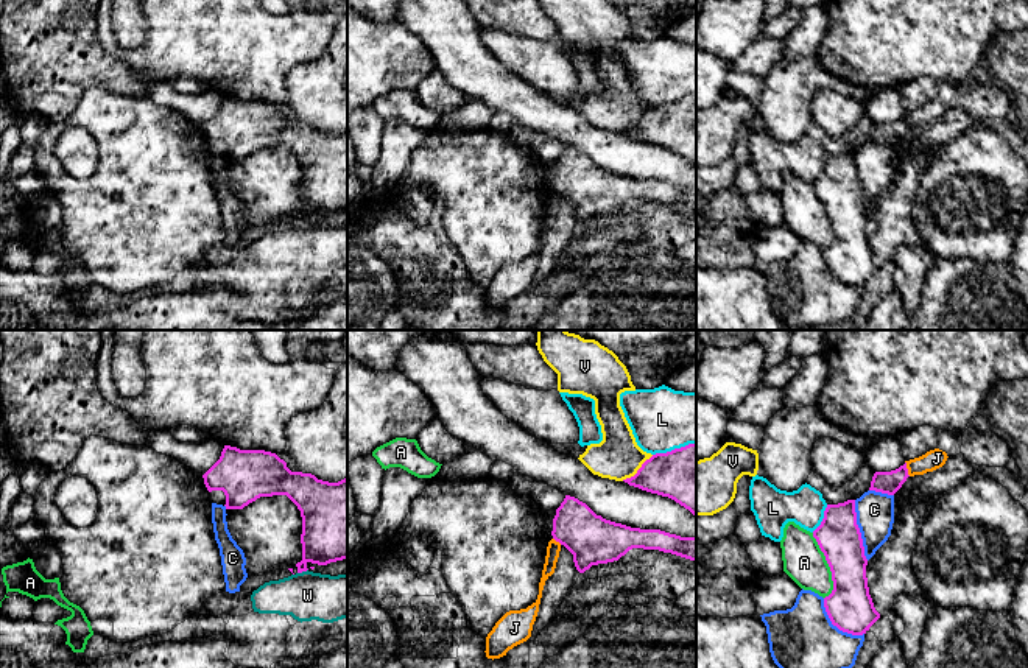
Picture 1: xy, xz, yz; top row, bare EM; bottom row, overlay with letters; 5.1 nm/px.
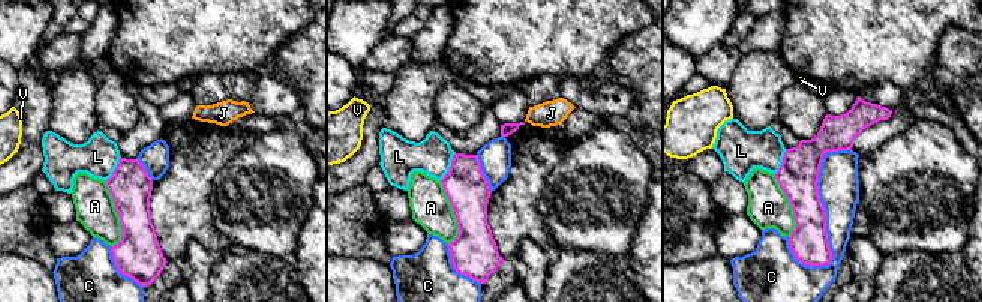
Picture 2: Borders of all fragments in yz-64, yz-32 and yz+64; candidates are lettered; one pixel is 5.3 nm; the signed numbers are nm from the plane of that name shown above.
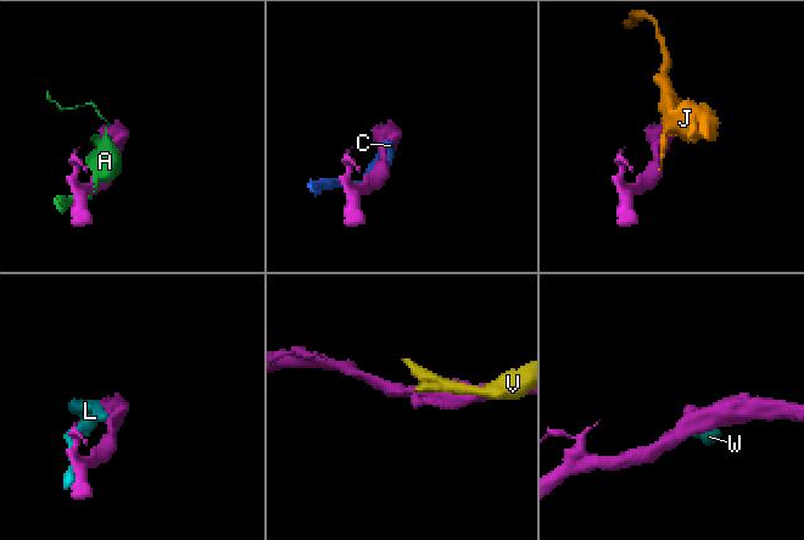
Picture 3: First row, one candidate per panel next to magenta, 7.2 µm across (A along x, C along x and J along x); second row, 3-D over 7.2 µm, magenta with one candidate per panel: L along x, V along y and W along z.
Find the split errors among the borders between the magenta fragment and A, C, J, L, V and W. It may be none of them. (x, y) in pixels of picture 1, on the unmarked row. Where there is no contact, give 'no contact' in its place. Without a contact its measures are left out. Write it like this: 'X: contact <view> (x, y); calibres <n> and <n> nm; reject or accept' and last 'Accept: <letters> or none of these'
A: contact yz (829, 217); calibres 240 and 220 nm; reject
C: contact yz (859, 181); calibres 220 and 190 nm; reject
J: contact yz (907, 120); calibres 110 and 100 nm; reject
L: contact yz (823, 170); calibres 220 and 200 nm; reject
V: contact xz (637, 122); calibres 280 and 240 nm; reject
W: contact xy (302, 221); calibres 300 and 240 nm; reject
Accept: none of these

